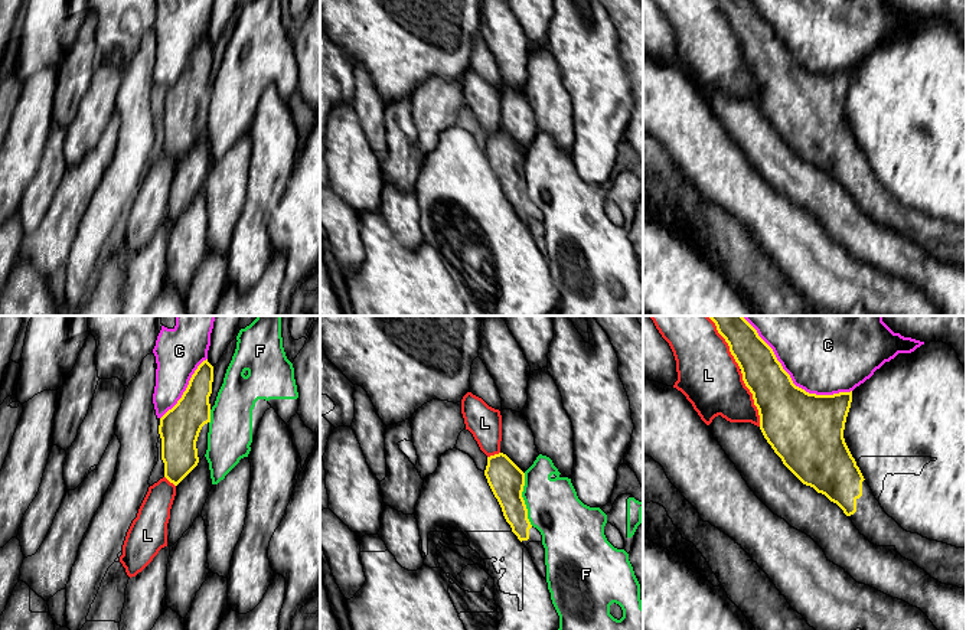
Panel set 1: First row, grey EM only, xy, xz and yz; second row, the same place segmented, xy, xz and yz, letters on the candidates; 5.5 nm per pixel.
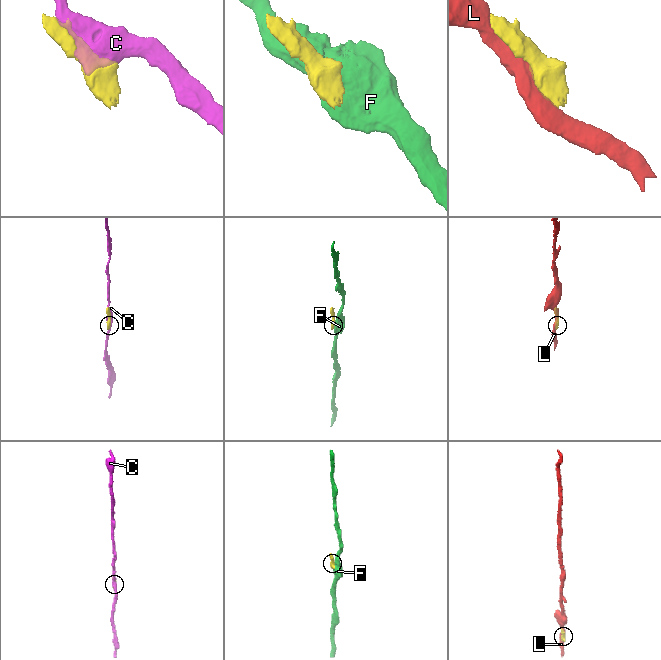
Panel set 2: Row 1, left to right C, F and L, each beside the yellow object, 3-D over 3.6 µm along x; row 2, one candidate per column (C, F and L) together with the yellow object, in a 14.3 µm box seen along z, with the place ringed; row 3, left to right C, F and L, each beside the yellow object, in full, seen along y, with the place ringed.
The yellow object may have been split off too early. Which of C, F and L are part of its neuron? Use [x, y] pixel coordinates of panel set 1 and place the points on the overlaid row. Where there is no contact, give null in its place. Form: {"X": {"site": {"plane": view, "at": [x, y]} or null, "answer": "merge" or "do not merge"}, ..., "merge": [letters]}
{"C": {"site": {"plane": "yz", "at": [790, 378]}, "answer": "do not merge"}, "F": {"site": {"plane": "xz", "at": [522, 499]}, "answer": "do not merge"}, "L": {"site": {"plane": "yz", "at": [753, 398]}, "answer": "do not merge"}, "merge": []}

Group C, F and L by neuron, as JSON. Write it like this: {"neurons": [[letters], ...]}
{"neurons": [["C"], ["F"], ["L"]]}

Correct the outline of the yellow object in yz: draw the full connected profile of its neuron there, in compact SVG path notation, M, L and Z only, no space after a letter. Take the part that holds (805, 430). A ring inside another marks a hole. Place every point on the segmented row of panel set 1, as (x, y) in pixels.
M708 316L725 339L738 363L743 381L753 394L760 415L760 430L783 464L806 486L836 503L854 526L877 546L894 546L897 552L941 584L966 588L966 548L930 541L904 531L890 518L865 482L852 457L843 430L852 402L851 392L809 394L796 386L777 360L773 349L743 316Z

